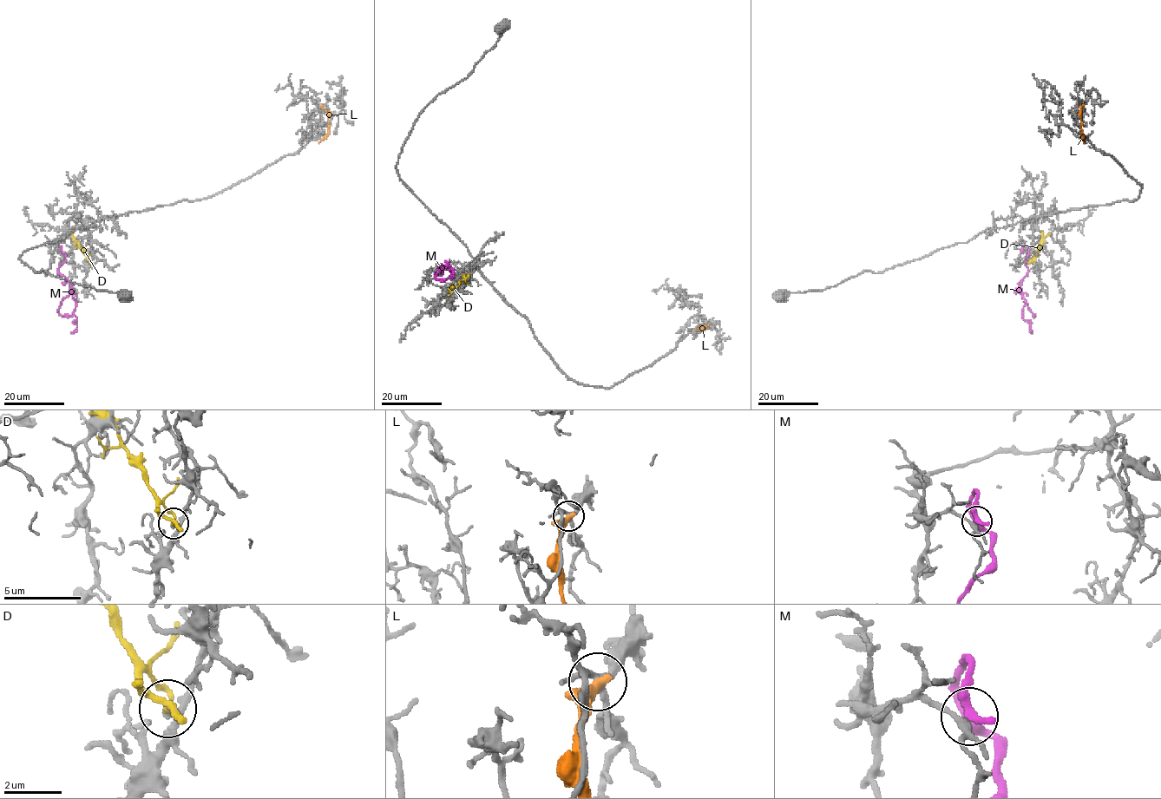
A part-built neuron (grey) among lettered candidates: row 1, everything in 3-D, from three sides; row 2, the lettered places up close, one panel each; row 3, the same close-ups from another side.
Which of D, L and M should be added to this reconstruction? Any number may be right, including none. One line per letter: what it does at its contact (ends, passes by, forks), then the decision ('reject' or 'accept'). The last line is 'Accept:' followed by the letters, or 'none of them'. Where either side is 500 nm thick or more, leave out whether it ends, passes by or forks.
D: it passes by; reject
L: it passes by; reject
M: it ends; reject
Accept: none of them

